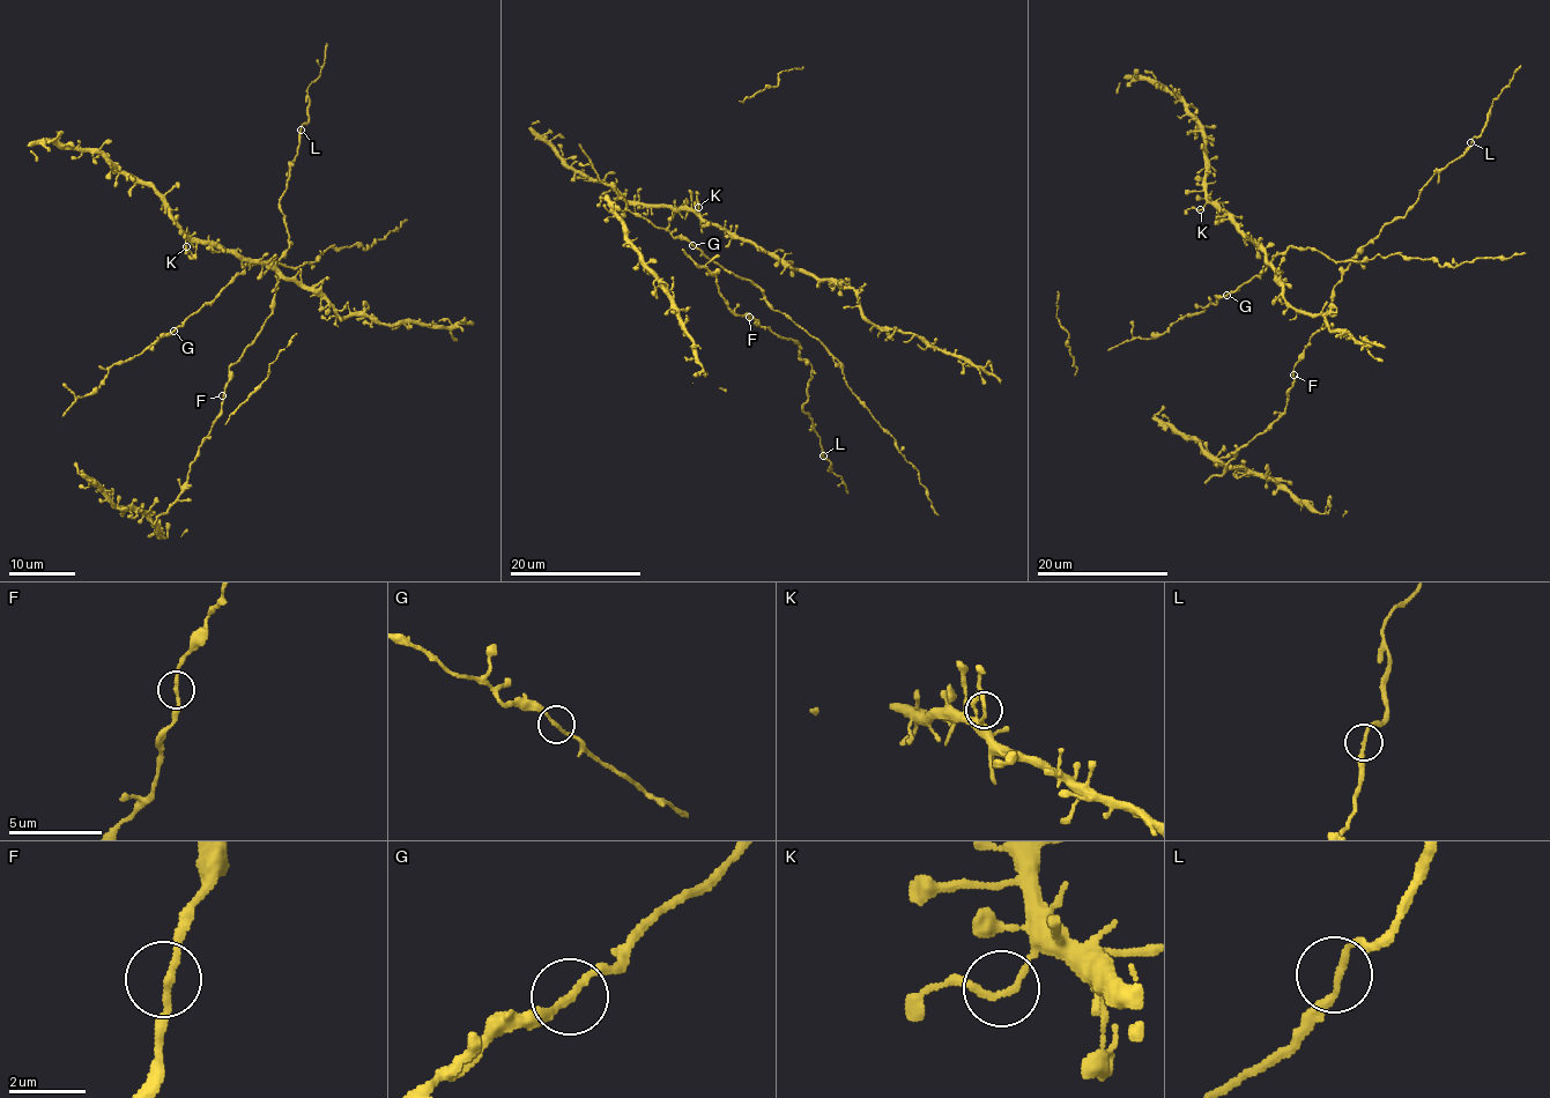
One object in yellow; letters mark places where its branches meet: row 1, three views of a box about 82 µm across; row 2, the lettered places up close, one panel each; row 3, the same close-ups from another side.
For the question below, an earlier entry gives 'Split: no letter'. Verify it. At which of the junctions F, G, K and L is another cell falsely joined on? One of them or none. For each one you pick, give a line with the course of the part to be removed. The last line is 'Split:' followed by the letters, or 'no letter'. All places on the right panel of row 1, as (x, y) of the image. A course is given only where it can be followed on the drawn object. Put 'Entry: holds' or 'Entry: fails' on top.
Entry: holds
Split: no letter

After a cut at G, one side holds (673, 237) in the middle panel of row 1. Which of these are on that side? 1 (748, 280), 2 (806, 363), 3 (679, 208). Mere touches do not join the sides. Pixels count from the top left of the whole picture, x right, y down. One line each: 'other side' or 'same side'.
1: same side
2: other side
3: other side

